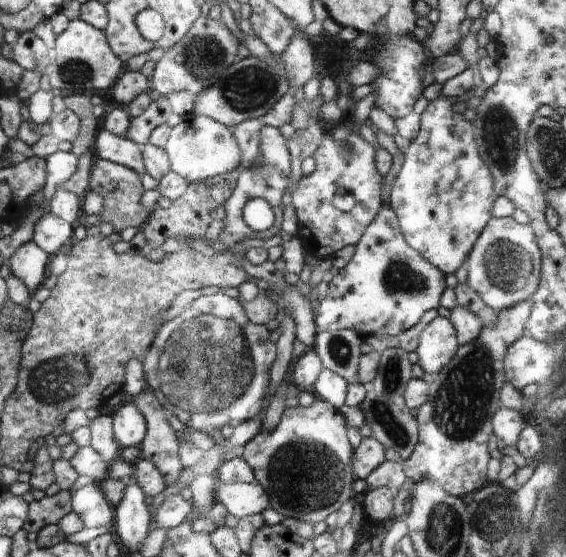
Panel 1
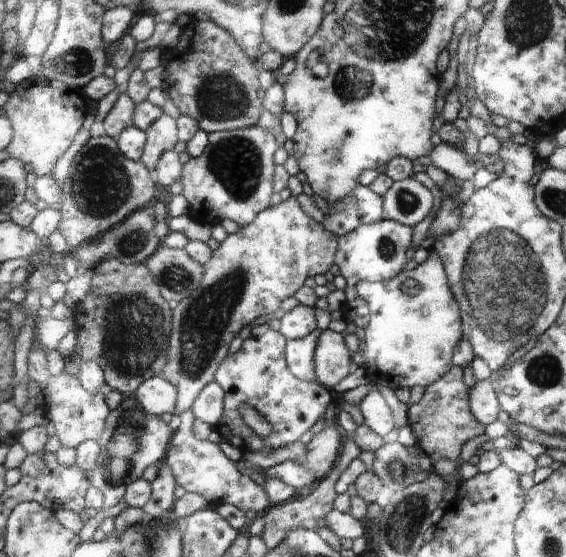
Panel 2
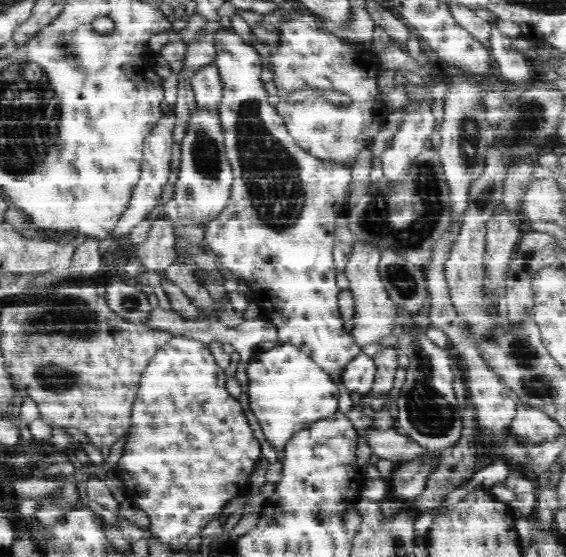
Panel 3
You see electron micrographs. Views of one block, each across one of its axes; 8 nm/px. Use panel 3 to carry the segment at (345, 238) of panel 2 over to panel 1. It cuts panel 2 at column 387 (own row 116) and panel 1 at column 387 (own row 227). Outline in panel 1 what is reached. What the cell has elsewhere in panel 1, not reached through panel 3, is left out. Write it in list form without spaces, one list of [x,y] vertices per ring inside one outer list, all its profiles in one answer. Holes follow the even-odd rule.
[[[387,205],[369,224],[368,230],[356,244],[352,260],[333,276],[333,280],[330,280],[325,298],[317,302],[315,306],[316,322],[314,324],[318,333],[352,329],[363,339],[375,334],[397,336],[404,330],[416,326],[426,310],[437,309],[438,300],[445,290],[446,284],[444,284],[444,274],[441,269],[430,264],[405,240],[397,214]]]

